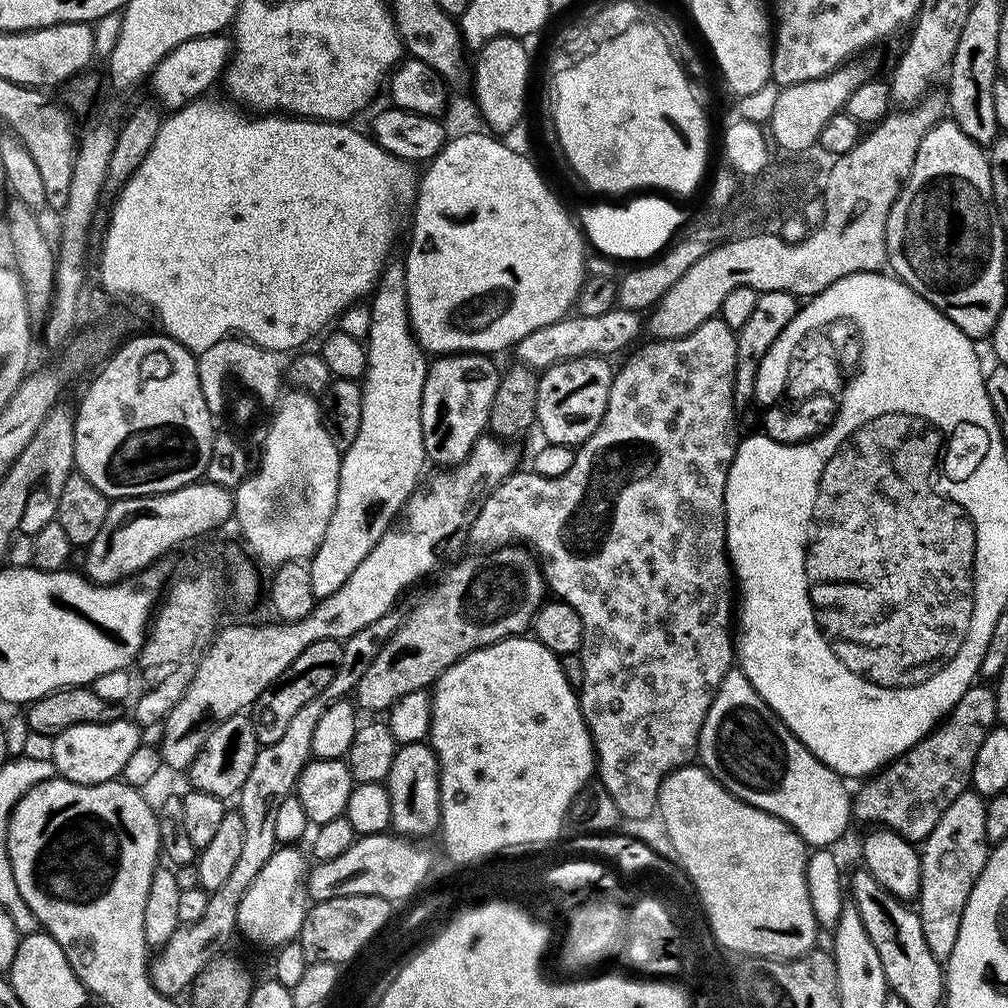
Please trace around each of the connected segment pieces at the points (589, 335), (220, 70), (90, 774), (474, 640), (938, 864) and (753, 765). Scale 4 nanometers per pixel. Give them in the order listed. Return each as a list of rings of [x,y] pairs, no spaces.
[[[614,307],[606,310],[606,314],[597,314],[594,318],[569,314],[563,320],[544,326],[542,330],[534,330],[534,334],[526,334],[526,338],[522,338],[514,345],[515,359],[526,368],[547,370],[558,362],[573,360],[579,356],[612,358],[615,352],[620,352],[623,348],[631,349],[637,343],[635,340],[639,338],[640,332],[642,336],[640,312]]]
[[[227,35],[199,36],[193,40],[182,42],[152,72],[150,85],[152,92],[157,96],[165,109],[175,110],[192,100],[199,100],[205,95],[204,92],[212,83],[219,81],[224,75],[224,69],[228,67],[229,59],[234,51],[234,45]]]
[[[121,718],[109,724],[70,726],[51,737],[50,759],[63,779],[75,784],[105,784],[121,775],[130,762],[130,754],[142,746],[142,729],[131,719]]]
[[[505,546],[472,555],[476,556],[457,559],[457,564],[445,574],[444,581],[425,600],[421,599],[404,617],[400,629],[384,641],[378,658],[370,662],[370,670],[362,674],[362,682],[358,682],[356,687],[354,700],[361,709],[369,708],[372,714],[383,713],[405,694],[423,688],[431,689],[447,668],[475,648],[485,648],[511,636],[525,635],[531,629],[532,617],[546,600],[544,574],[533,553],[524,546]]]
[[[975,790],[958,794],[958,798],[946,806],[946,814],[938,818],[938,826],[930,830],[919,849],[922,878],[918,913],[926,946],[930,946],[930,954],[938,961],[947,962],[950,954],[954,954],[954,942],[958,942],[958,926],[962,926],[966,902],[986,866],[989,851],[985,797]]]
[[[733,666],[722,678],[710,710],[706,714],[706,722],[702,722],[702,730],[696,747],[698,760],[702,767],[722,785],[732,796],[742,802],[754,806],[758,810],[766,810],[766,814],[774,814],[774,818],[782,818],[797,832],[804,843],[816,850],[824,850],[836,846],[844,836],[852,819],[852,796],[846,785],[845,777],[826,766],[799,738],[777,718],[775,710],[767,704],[754,690],[750,678],[738,666]]]

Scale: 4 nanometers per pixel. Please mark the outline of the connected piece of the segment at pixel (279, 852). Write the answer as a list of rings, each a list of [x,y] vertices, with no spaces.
[[[296,846],[277,847],[270,862],[266,862],[266,866],[262,866],[262,870],[258,870],[258,878],[254,878],[254,882],[250,882],[250,886],[238,906],[236,926],[239,935],[244,935],[250,943],[257,944],[260,948],[275,950],[281,948],[283,944],[291,944],[299,937],[302,930],[304,916],[310,907],[307,882],[310,864],[309,861],[304,861],[304,856],[298,849],[299,847]]]

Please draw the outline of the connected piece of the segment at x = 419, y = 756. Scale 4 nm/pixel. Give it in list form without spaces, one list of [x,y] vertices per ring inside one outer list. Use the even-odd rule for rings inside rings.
[[[414,742],[397,747],[386,781],[390,794],[392,828],[405,838],[424,838],[440,827],[440,763],[431,743]]]

